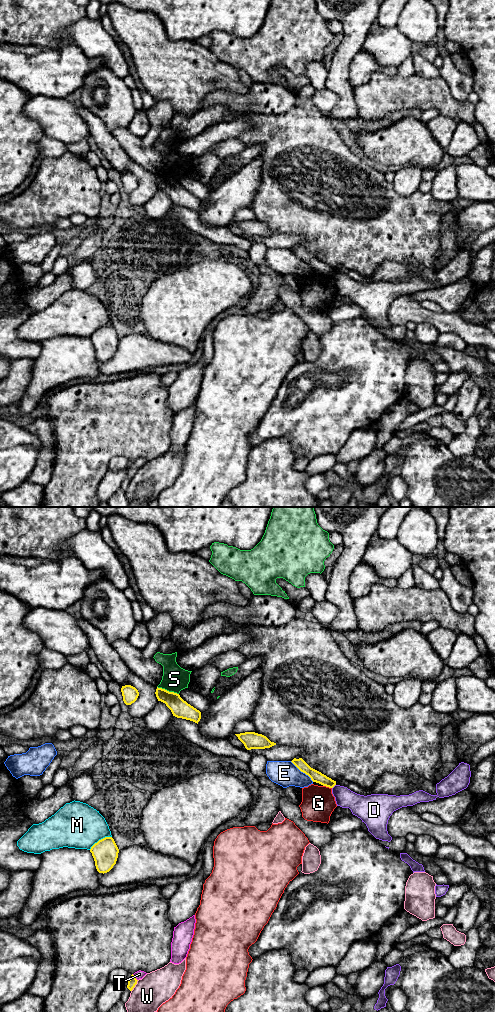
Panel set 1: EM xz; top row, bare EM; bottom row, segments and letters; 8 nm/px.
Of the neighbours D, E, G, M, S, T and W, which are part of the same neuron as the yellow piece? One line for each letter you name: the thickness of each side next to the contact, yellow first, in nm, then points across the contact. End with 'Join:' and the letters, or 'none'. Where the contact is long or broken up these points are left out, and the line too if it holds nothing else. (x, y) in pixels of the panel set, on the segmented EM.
Join: none

